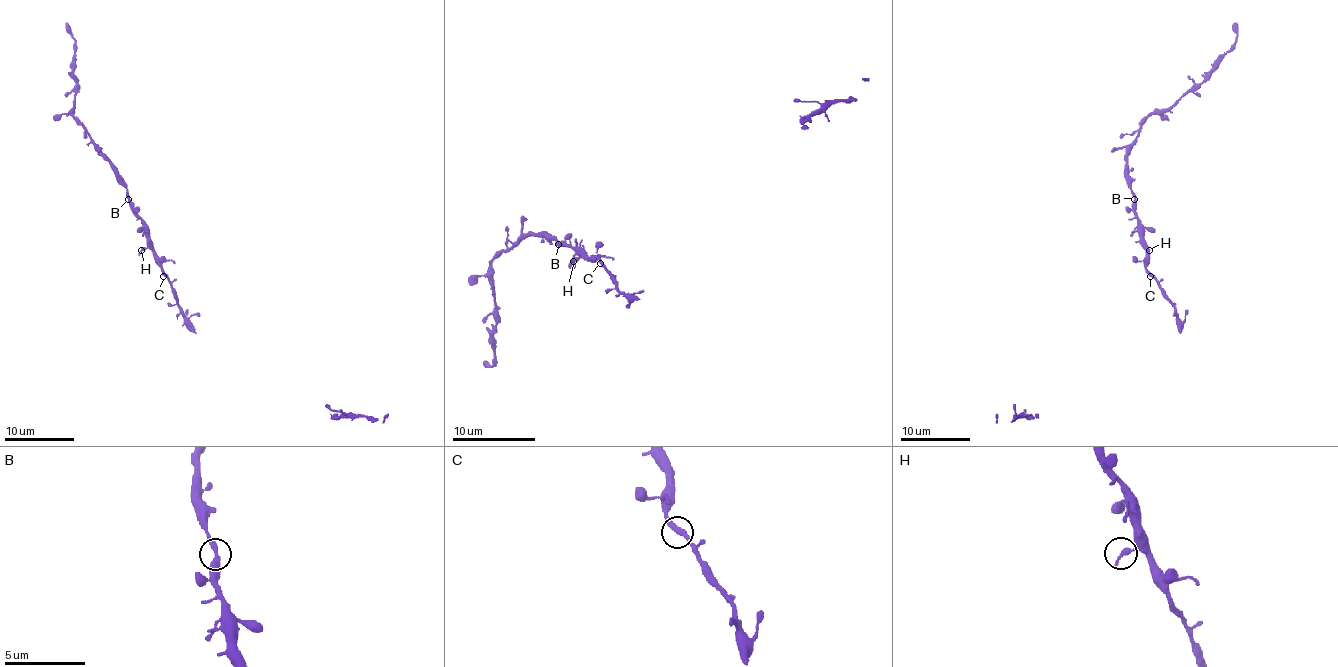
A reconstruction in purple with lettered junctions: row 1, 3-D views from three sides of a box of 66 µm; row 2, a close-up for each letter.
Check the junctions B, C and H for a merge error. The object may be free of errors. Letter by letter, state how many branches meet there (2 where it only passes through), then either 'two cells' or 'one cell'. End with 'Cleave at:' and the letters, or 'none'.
B: 2 branches meet; one cell
C: 2 branches meet; one cell
H: 1 branches meet; one cell
Cleave at: none

